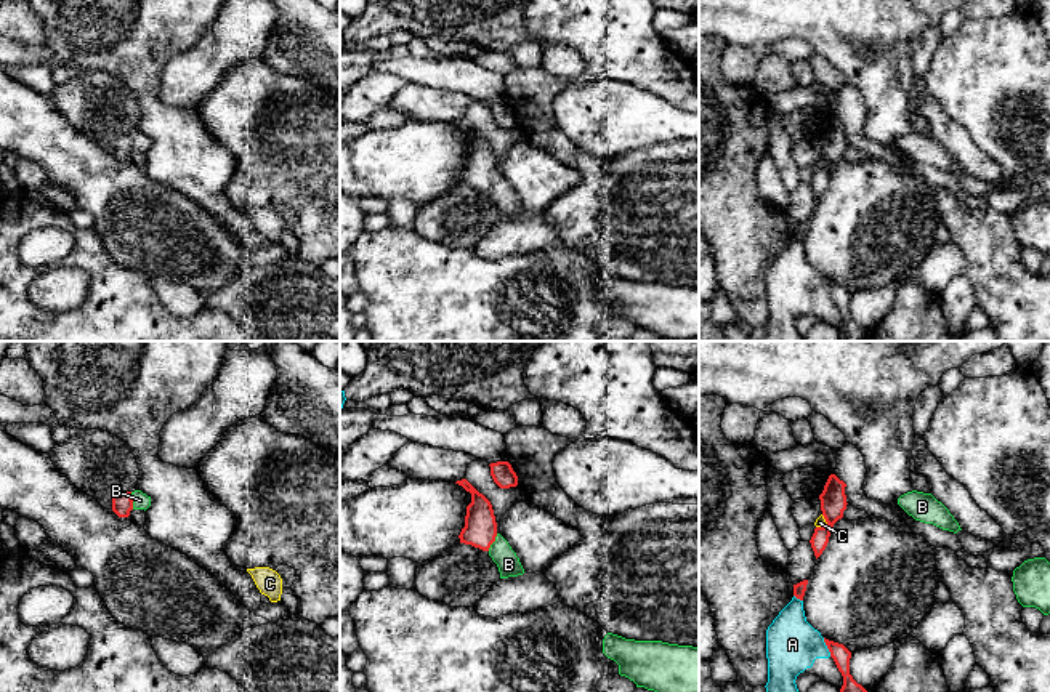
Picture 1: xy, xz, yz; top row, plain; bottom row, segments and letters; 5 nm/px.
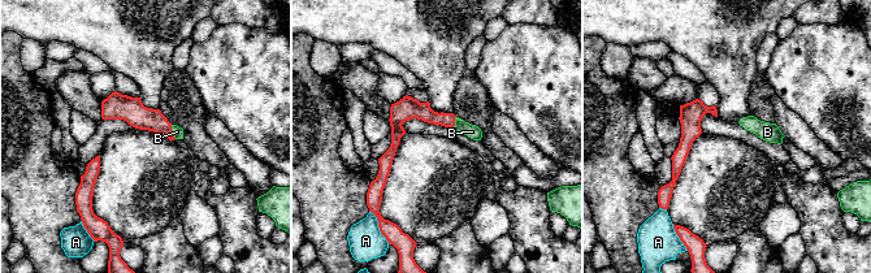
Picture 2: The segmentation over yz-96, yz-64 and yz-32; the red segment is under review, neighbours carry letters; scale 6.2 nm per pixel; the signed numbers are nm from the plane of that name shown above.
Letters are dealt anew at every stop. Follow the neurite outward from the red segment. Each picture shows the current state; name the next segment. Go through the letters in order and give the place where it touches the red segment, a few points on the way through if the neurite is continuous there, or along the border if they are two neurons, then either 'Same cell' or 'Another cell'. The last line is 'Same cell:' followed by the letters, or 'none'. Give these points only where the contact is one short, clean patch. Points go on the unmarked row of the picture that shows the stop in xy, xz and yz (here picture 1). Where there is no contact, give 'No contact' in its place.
A: Touches red at yz (827, 289). Boundary: yz (823, 279), (831, 297). Another cell
B: Touches red at xy (132, 141). Path across: xy (122, 144), (132, 141), (140, 141). Same cell
C: Touches red at yz (826, 165). Another cell
Same cell: B

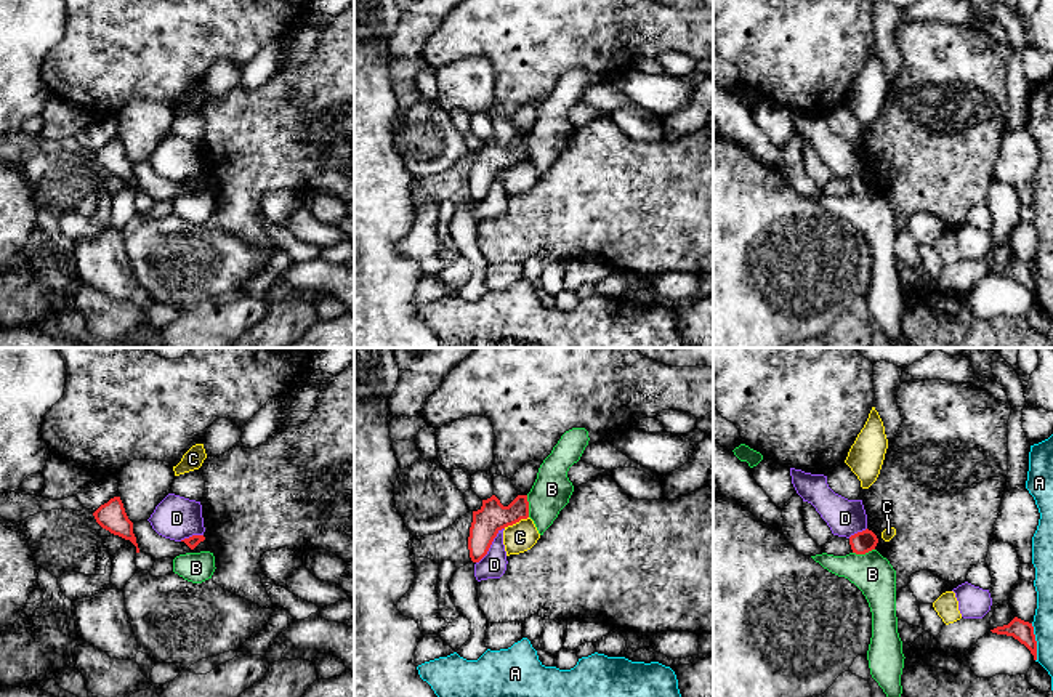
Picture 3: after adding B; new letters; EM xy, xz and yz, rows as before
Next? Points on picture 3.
A: Touches red at yz (1036, 284). Another cell
B: Touches red at xz (528, 148). Another cell
C: Touches red at xz (515, 164). Another cell
D: Touches red at xz (491, 185). Another cell
Same cell: none

